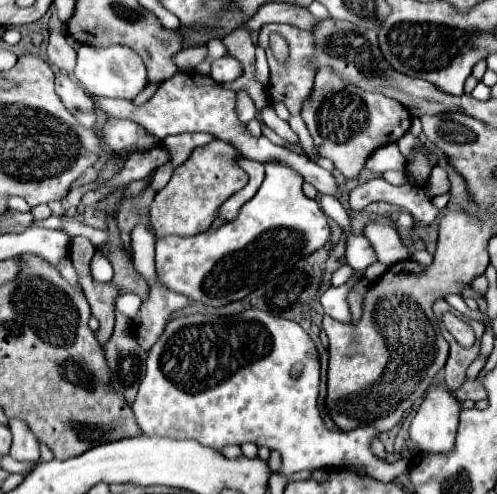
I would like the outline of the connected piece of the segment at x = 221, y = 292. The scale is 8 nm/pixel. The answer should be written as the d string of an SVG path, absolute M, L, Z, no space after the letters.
M265 163L265 181L259 187L257 195L247 201L239 217L221 225L217 231L199 233L195 237L163 237L157 239L157 275L163 285L167 285L171 291L187 295L189 299L209 305L209 307L223 307L231 301L239 301L253 293L259 285L265 285L267 281L275 279L283 269L289 269L295 265L295 261L309 257L317 249L325 247L331 239L331 229L327 223L325 213L321 211L319 203L315 199L309 199L301 191L303 177L295 173L289 165L283 163Z

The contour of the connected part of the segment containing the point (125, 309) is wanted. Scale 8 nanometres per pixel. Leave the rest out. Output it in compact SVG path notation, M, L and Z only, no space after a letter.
M134 293L122 294L117 298L116 308L127 317L134 319L142 304L141 298Z

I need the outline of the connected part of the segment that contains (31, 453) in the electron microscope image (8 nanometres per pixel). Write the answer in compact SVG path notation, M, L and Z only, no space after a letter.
M11 419L11 433L13 445L9 455L15 461L39 461L39 443L27 423L21 419Z

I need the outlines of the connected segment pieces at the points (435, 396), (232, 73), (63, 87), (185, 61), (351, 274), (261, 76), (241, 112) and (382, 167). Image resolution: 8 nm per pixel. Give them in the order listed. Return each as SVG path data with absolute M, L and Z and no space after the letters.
M431 385L409 427L411 441L417 449L423 453L451 453L455 447L459 411L461 403L455 393Z
M223 55L221 59L213 61L213 65L211 65L211 77L219 83L231 83L237 77L241 77L241 73L243 73L243 67L231 55Z
M59 75L59 77L55 79L55 91L57 91L57 95L61 97L61 101L65 103L65 107L67 107L69 111L75 111L75 109L95 111L93 99L91 99L77 83L73 83L69 77Z
M189 47L183 49L179 53L175 53L173 61L177 65L177 69L185 69L185 67L195 67L197 63L201 63L207 55L207 47Z
M343 265L341 269L337 269L337 271L333 273L333 277L331 277L331 285L339 287L339 285L343 285L343 283L347 283L347 281L355 279L355 275L357 275L357 271L355 271L355 269L351 269L349 265Z
M260 45L256 46L255 57L255 79L261 85L267 85L269 83L269 65L265 50Z
M237 91L237 105L235 105L235 109L237 109L237 117L239 117L239 121L241 121L243 125L247 125L247 123L249 123L251 119L255 119L255 115L257 115L255 103L253 103L251 97L245 95L243 91Z
M389 143L389 145L383 145L379 147L375 153L371 153L371 157L367 157L369 161L365 163L365 167L375 173L375 175L381 175L385 173L387 169L405 169L405 159L401 157L399 149L395 143Z

